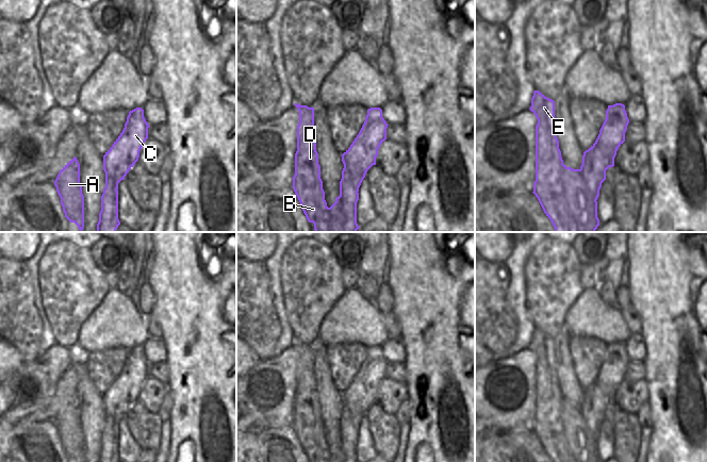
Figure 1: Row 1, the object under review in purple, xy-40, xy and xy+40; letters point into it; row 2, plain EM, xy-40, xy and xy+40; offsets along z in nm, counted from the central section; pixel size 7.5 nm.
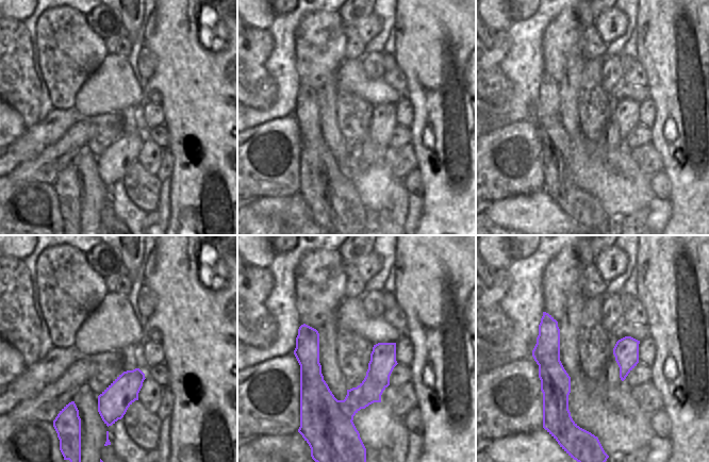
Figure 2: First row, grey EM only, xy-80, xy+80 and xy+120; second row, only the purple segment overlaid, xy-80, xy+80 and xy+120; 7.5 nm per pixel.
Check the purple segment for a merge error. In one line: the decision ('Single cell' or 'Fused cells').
Fused cells.

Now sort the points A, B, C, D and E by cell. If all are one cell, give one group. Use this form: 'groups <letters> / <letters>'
groups A B D E / C

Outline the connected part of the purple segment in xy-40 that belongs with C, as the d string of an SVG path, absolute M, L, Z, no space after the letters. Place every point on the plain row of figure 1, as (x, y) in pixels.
M142 346L130 349L122 370L103 394L105 416L113 416L117 428L118 422L125 418L138 399L139 390L148 377L149 365Z

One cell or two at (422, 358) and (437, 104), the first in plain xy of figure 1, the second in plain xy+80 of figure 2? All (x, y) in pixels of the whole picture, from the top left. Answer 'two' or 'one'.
one

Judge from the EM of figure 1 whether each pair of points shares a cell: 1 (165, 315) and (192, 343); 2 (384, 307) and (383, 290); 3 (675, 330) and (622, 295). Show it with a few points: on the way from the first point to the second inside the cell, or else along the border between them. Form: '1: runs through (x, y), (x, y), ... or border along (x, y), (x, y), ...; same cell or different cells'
1: runs through (171, 322), (186, 336); same cell
2: runs through (384, 302), (384, 294); same cell
3: border along (626, 286), (631, 304); different cells

